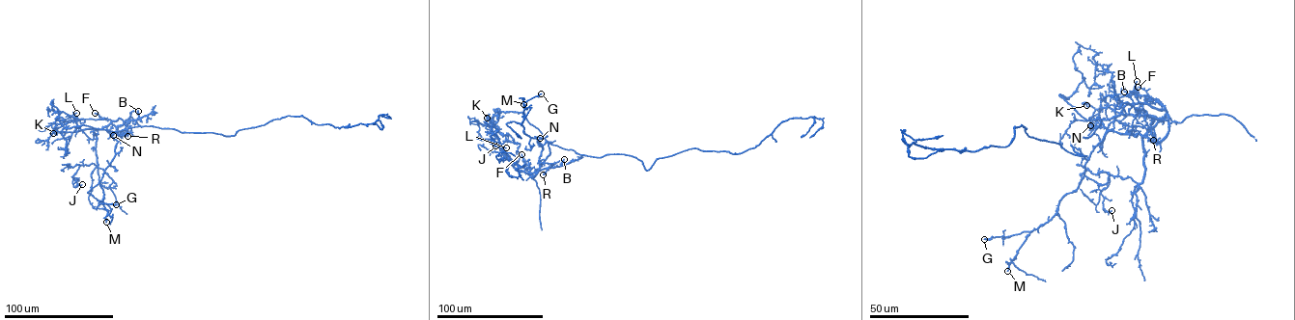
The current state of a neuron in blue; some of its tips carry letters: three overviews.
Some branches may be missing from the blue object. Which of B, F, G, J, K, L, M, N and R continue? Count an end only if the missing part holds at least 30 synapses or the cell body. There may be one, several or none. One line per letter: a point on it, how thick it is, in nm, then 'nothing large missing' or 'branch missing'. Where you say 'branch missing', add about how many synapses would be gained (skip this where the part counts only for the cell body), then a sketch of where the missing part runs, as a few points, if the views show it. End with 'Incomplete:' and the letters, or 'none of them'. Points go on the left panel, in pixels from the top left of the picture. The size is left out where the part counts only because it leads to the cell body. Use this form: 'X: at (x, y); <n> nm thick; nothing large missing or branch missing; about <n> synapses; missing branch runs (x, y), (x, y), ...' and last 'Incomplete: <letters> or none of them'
B: at (138, 111); 160 nm thick; nothing large missing
F: at (95, 113); 160 nm thick; nothing large missing
G: at (116, 204); 130 nm thick; nothing large missing
J: at (82, 184); 160 nm thick; nothing large missing
K: at (53, 133); 140 nm thick; nothing large missing
L: at (76, 113); 120 nm thick; nothing large missing
M: at (106, 222); 160 nm thick; nothing large missing
N: at (113, 135); 130 nm thick; nothing large missing
R: at (127, 136); 150 nm thick; nothing large missing
Incomplete: none of them

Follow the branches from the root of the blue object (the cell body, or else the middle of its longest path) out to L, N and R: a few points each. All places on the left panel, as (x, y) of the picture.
L: (184, 132), (151, 125), (122, 130), (126, 126), (119, 118), (115, 120), (64, 119), (76, 113)
N: (184, 132), (151, 125), (122, 130), (126, 126), (119, 118), (111, 123), (122, 136), (109, 137), (113, 135)
R: (184, 132), (151, 125), (122, 130), (126, 126), (123, 120), (113, 120), (116, 126), (127, 122), (127, 136)

